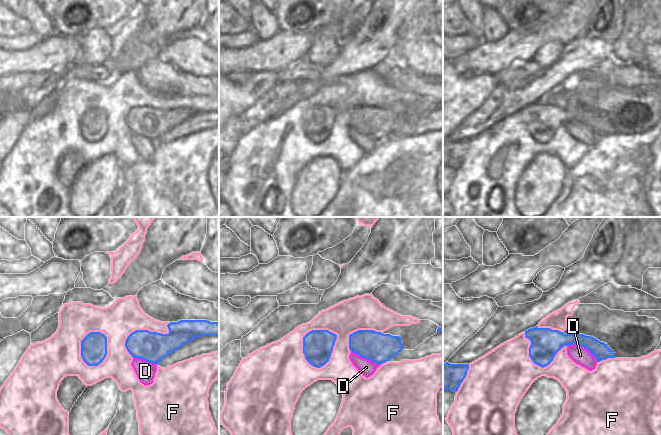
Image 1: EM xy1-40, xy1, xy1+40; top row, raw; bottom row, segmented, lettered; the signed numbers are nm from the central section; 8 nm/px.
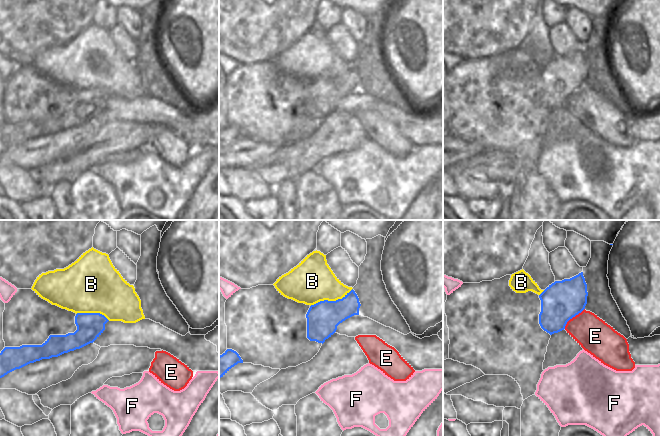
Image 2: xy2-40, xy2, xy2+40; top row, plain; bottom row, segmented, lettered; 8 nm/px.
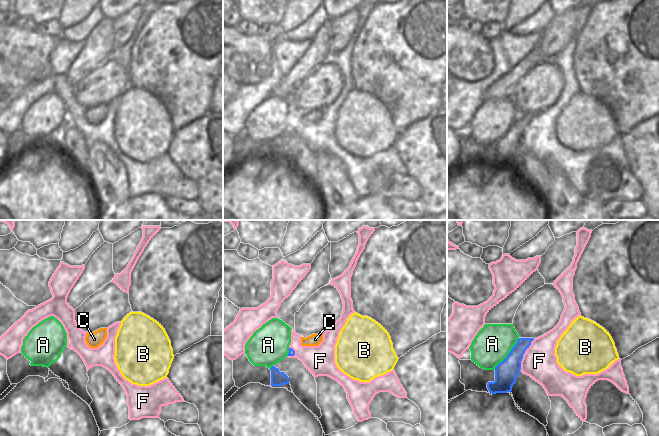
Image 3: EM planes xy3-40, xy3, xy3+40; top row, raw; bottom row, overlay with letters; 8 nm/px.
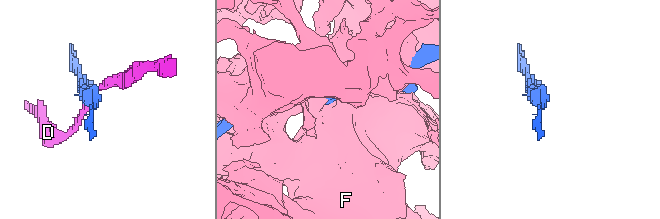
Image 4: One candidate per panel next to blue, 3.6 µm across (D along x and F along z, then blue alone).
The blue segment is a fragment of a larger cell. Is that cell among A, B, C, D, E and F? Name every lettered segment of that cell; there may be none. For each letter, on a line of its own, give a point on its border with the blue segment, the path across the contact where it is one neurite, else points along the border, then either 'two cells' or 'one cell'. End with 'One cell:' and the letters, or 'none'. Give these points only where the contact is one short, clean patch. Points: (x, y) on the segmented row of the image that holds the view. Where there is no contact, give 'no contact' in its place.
A: xy3+40 (508, 354) | two cells
B: xy2 (331, 301) | two cells
C: no contact | one cell
D: xy1+40 (583, 346) | two cells
E: xy2+40 (572, 317) | two cells
F: xy1 (332, 349) | two cells
One cell: C

